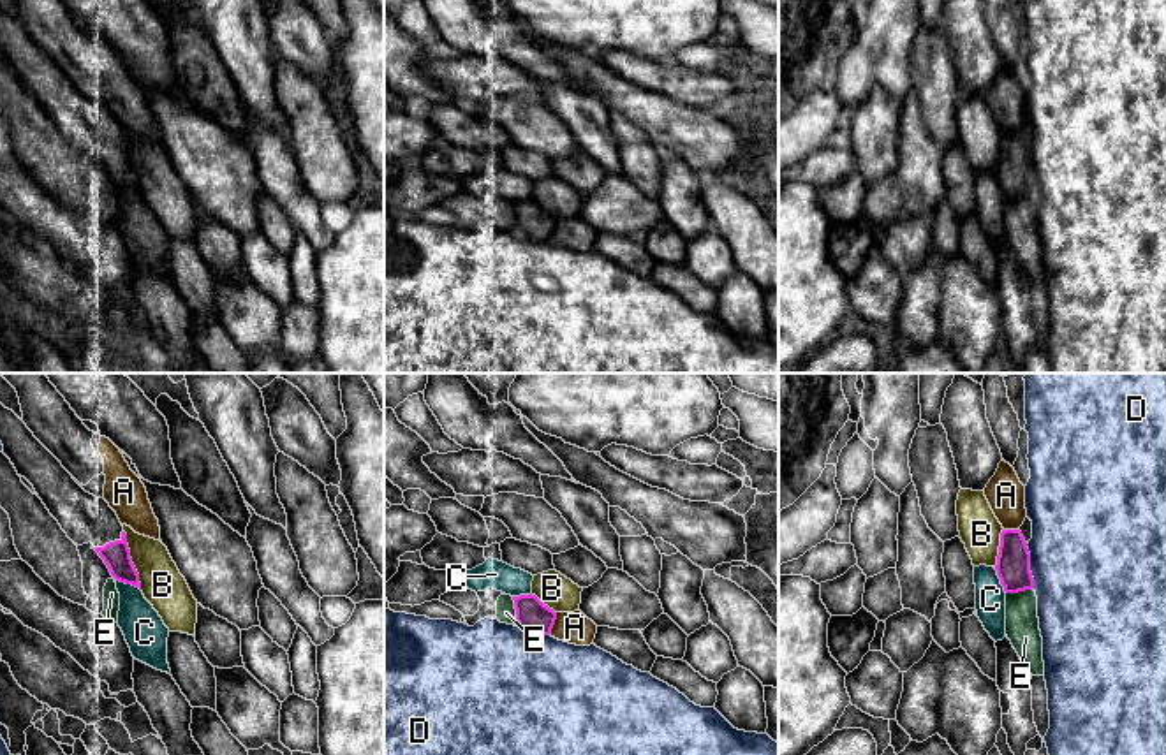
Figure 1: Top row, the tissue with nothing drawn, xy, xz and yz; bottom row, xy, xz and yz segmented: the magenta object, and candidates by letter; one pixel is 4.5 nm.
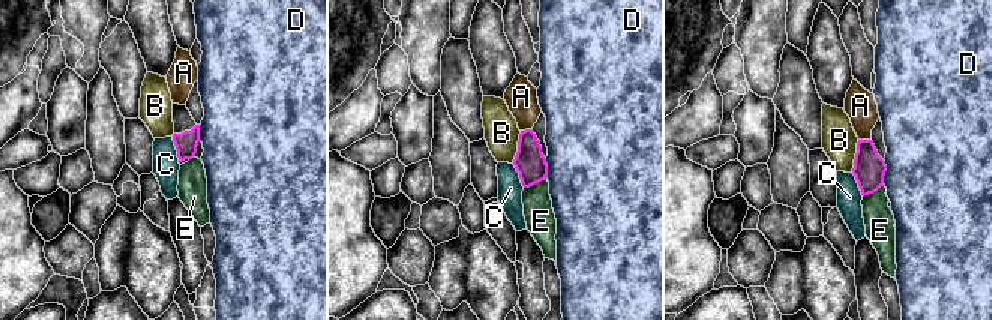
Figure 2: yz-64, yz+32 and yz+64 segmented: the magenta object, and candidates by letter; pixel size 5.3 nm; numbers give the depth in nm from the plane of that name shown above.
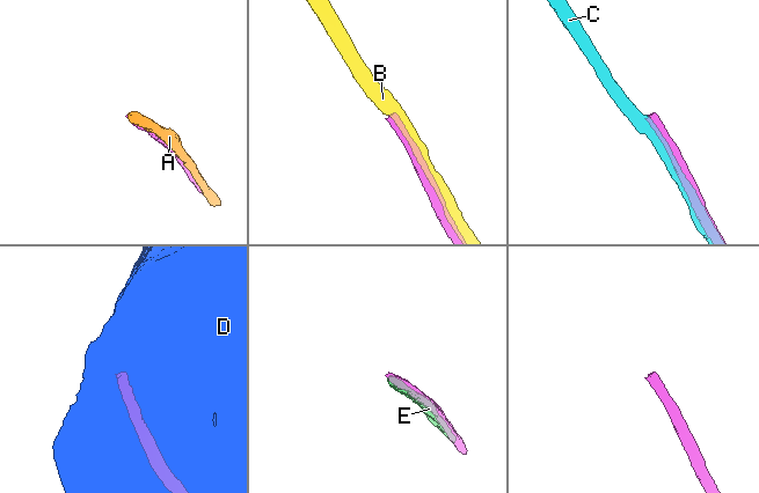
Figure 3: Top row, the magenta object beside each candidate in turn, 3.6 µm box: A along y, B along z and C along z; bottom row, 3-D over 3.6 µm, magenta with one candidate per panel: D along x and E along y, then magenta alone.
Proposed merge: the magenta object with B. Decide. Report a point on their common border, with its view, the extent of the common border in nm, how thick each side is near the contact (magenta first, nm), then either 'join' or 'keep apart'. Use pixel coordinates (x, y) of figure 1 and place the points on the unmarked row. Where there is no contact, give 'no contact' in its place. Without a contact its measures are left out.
xy (131, 166) | 280 nm | 130/200 nm | keep apart

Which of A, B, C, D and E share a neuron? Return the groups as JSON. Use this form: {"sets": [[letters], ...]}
{"sets": [["A"], ["B"], ["C"], ["D"], ["E"]]}

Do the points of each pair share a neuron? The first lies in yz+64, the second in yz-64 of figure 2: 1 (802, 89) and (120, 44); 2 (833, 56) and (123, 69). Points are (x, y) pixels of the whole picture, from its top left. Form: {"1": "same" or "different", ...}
{"1": "same", "2": "different"}

